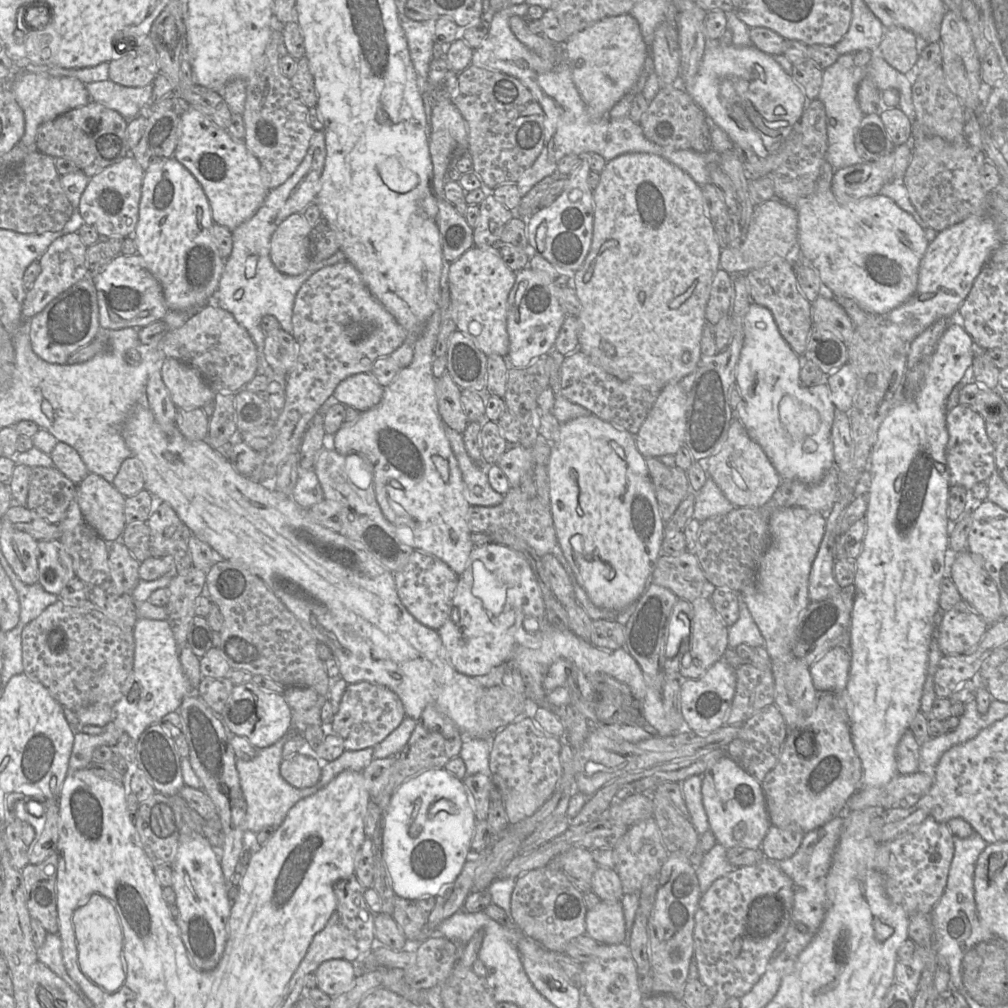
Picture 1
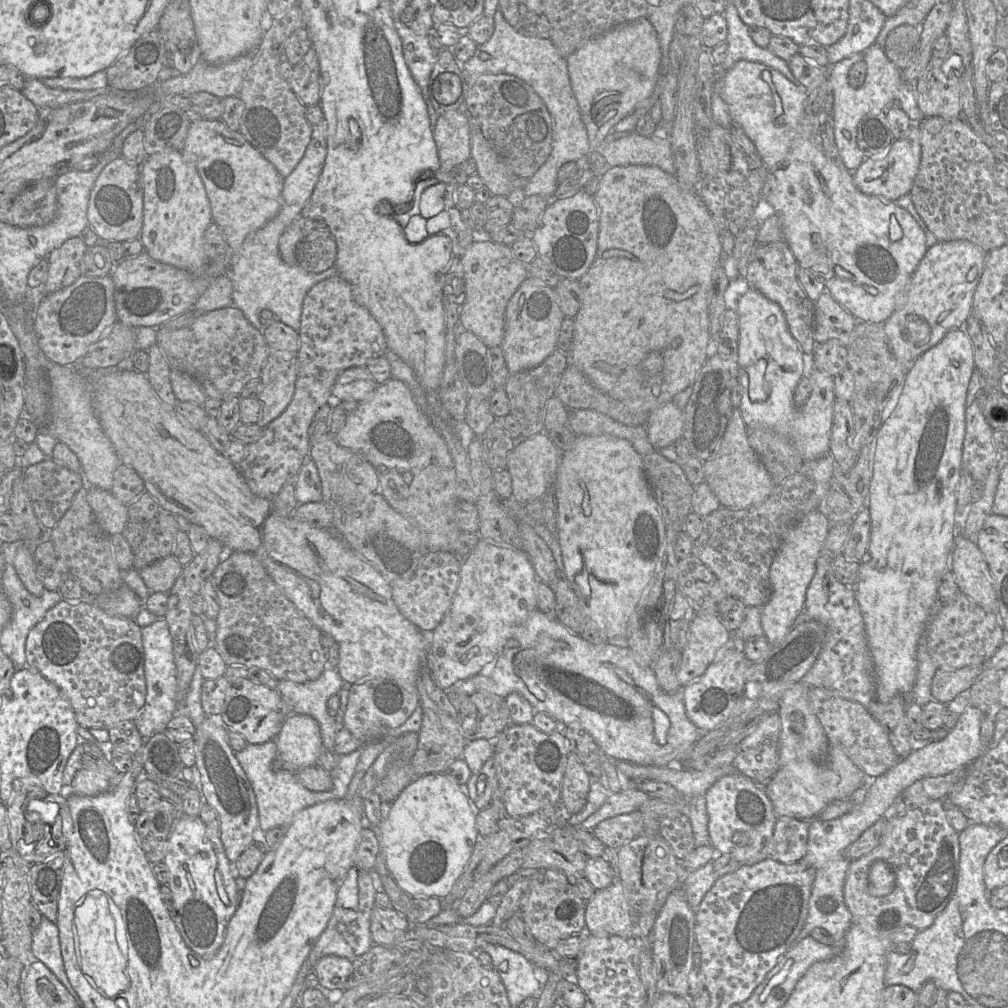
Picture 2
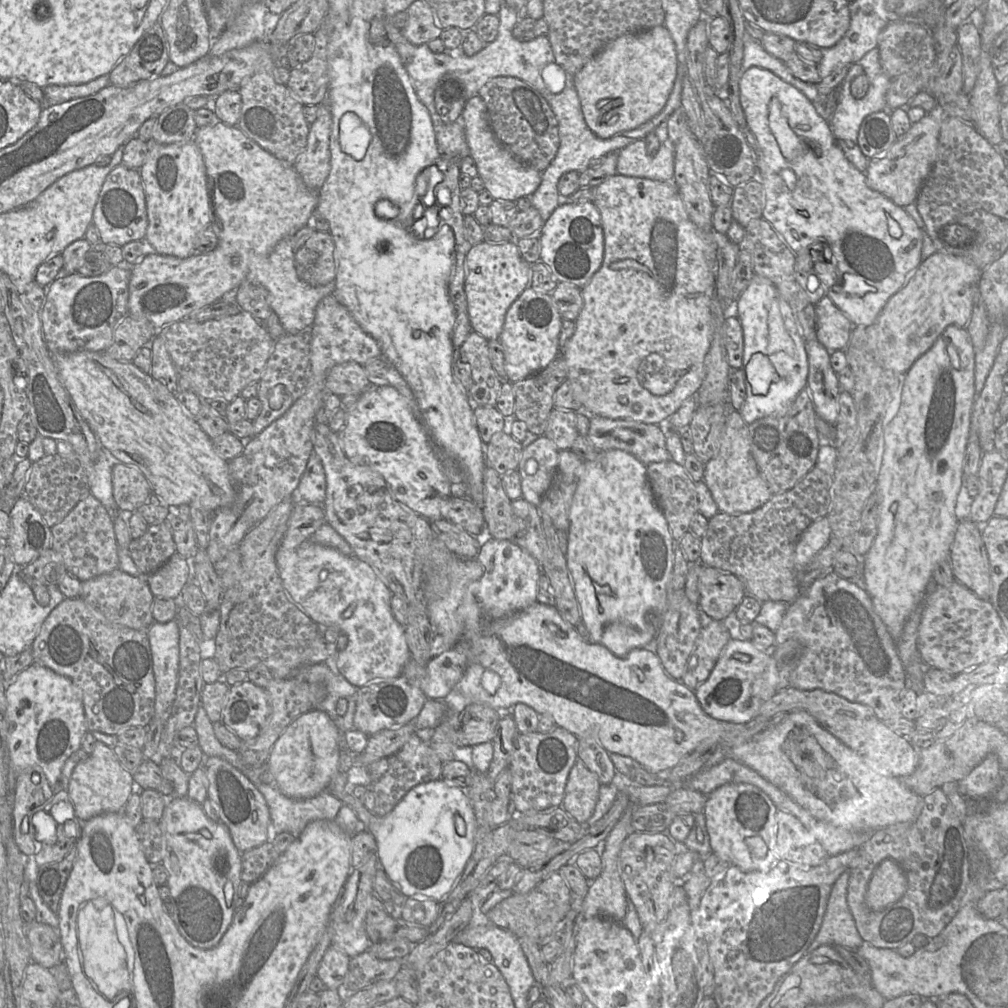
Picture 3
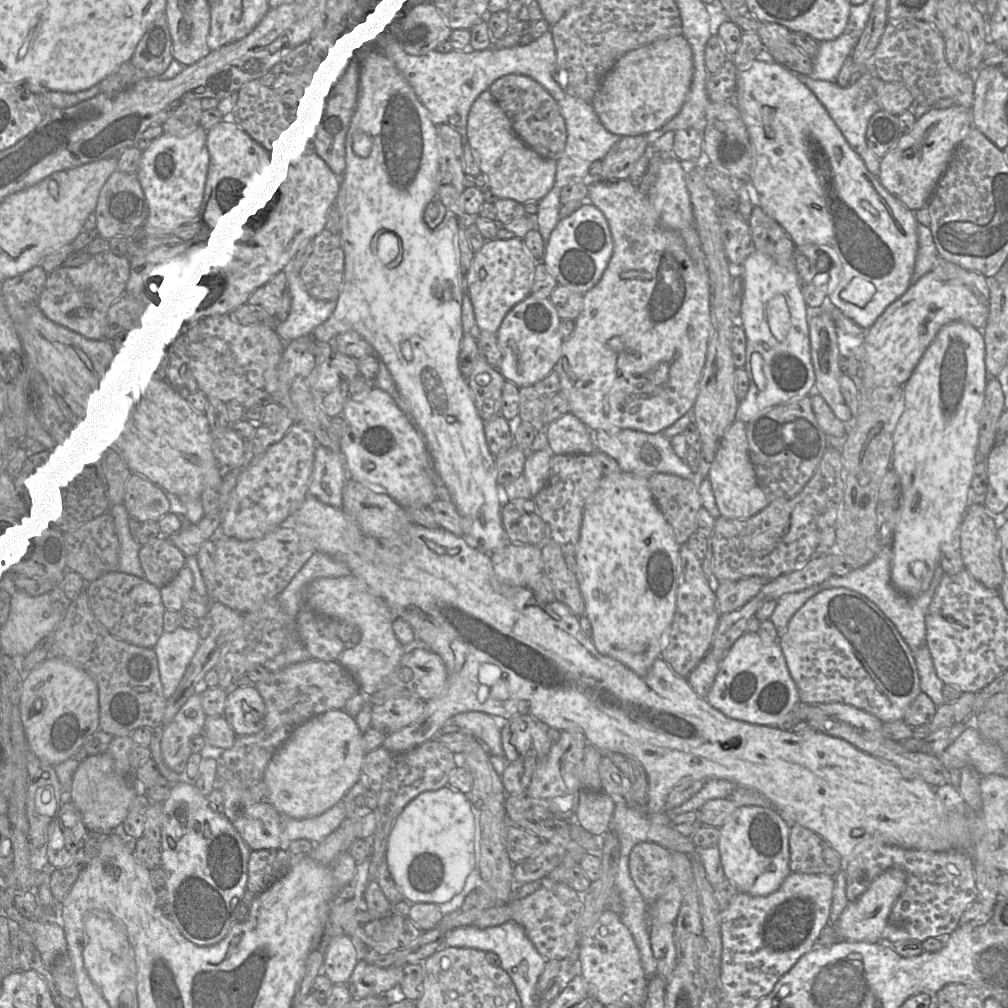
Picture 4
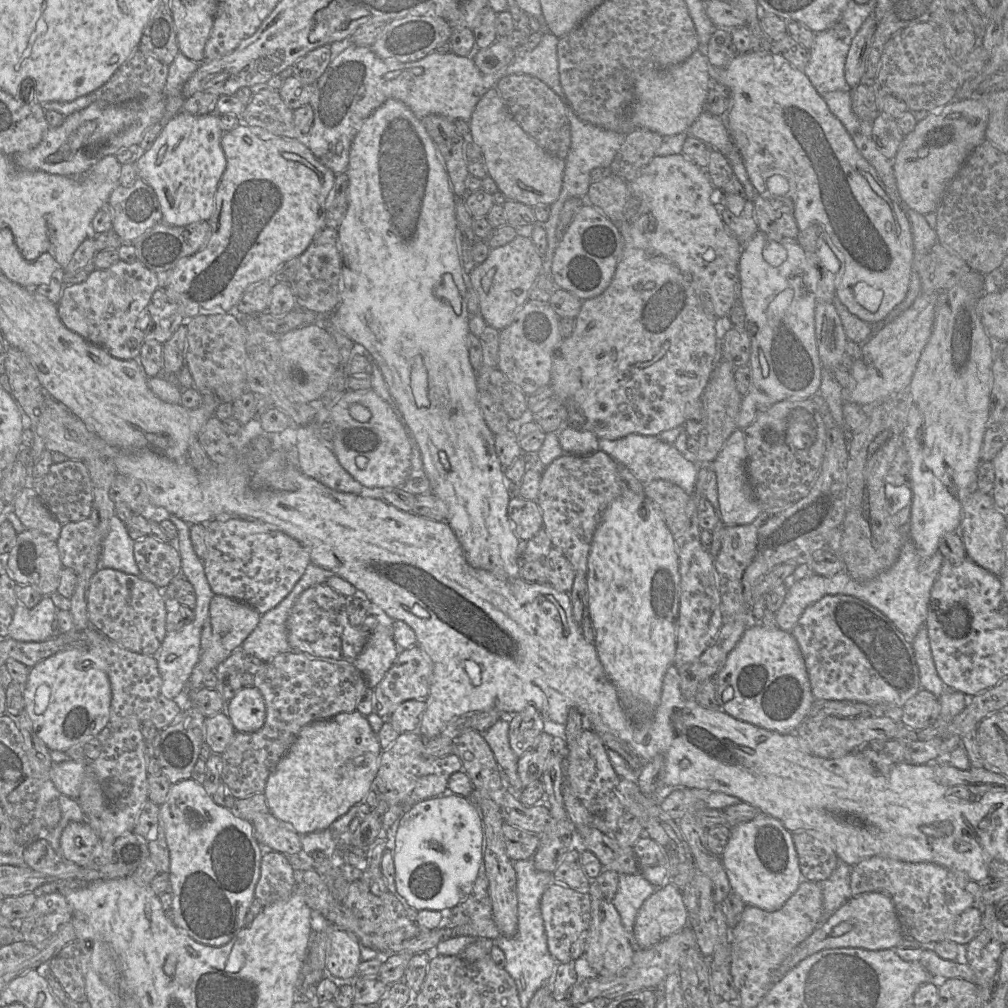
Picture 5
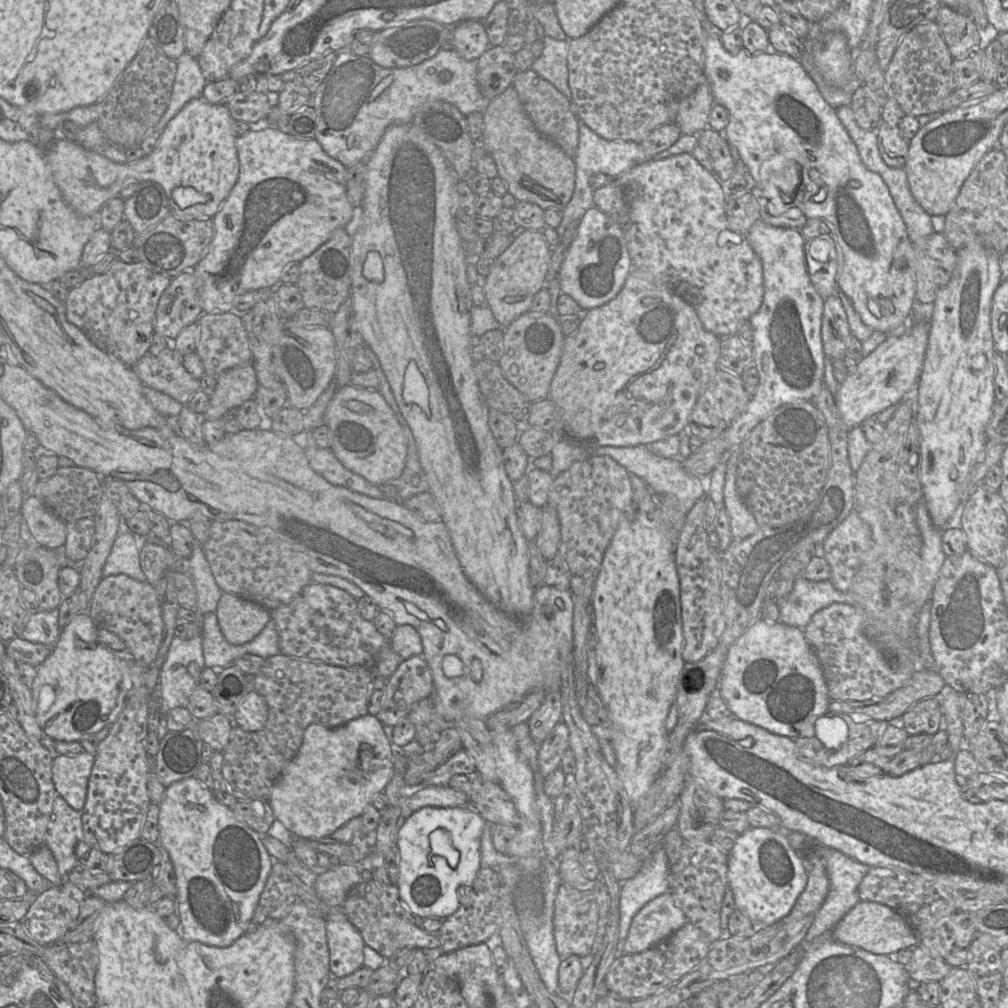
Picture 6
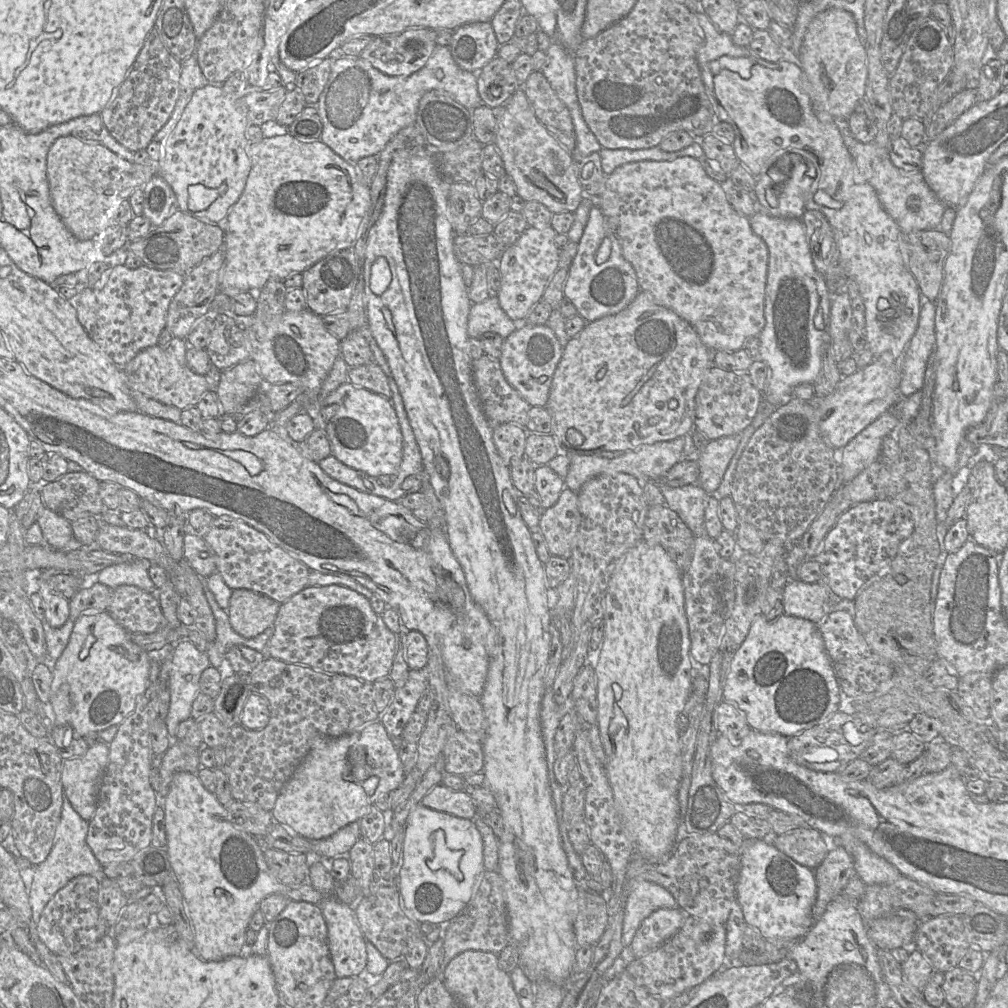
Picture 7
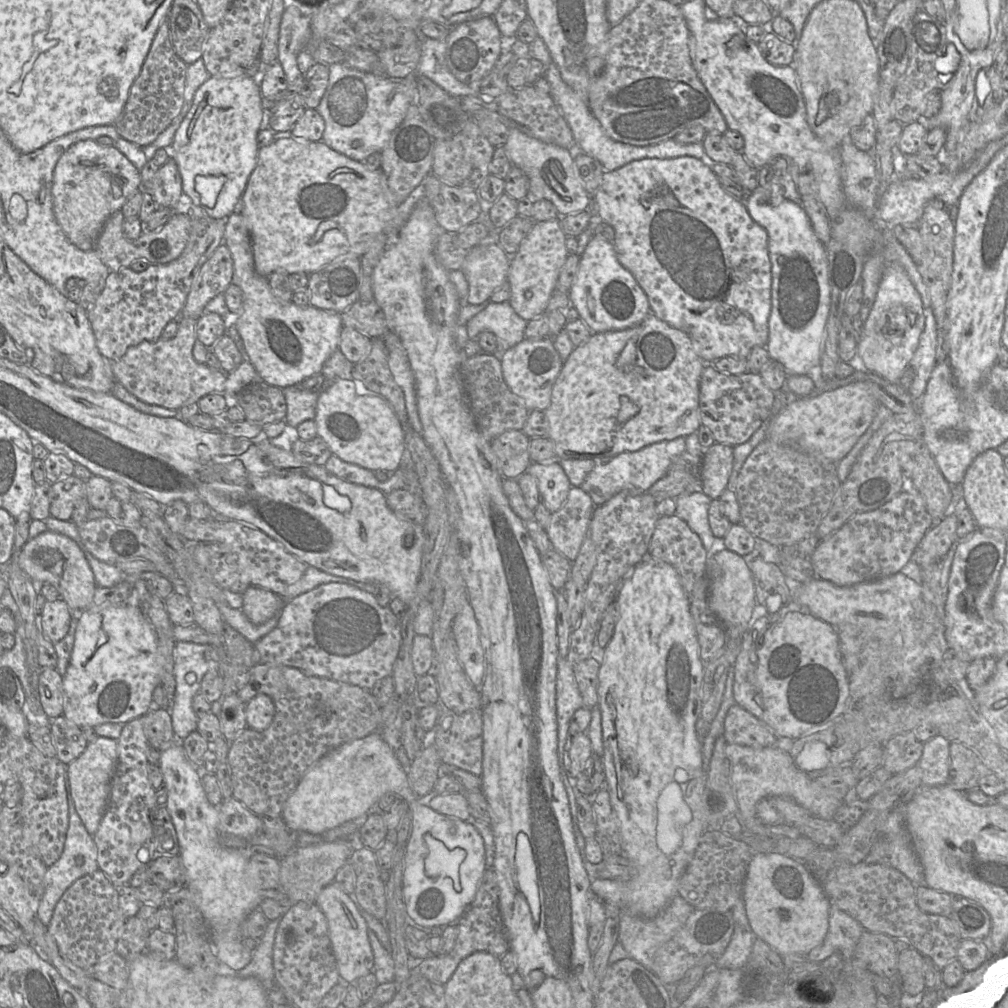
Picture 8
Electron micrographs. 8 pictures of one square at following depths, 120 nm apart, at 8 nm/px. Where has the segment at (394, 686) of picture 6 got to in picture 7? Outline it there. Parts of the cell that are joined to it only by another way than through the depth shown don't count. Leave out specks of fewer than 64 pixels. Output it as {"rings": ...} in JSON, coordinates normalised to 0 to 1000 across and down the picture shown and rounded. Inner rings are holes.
{"rings":[[[423,662],[407,664],[403,678],[392,685],[391,691],[376,715],[389,733],[396,733],[408,709],[413,705],[420,687],[425,682]]]}

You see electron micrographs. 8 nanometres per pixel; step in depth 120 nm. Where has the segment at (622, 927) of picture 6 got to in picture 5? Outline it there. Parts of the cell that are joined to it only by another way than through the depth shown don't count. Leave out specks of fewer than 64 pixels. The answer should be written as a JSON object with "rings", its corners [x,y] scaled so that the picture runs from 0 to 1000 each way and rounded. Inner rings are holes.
{"rings":[[[635,866],[614,868],[613,883],[607,896],[615,907],[621,929],[629,942],[634,942],[629,930],[633,905],[652,882]]]}

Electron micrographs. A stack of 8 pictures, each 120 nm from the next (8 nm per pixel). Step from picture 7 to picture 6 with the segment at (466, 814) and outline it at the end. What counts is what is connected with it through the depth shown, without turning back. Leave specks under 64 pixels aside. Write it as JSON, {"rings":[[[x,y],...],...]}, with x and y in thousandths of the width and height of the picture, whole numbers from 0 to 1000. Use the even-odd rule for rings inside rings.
{"rings":[[[426,780],[405,791],[397,798],[398,810],[404,813],[410,806],[423,800],[449,802],[465,799],[465,791],[445,780]]]}

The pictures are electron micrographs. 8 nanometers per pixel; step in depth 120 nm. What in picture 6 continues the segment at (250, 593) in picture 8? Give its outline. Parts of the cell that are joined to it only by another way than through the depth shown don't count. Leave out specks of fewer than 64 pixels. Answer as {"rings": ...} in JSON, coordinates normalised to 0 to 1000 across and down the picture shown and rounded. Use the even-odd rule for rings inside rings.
{"rings":[[[220,588],[213,608],[221,631],[233,641],[250,636],[269,614],[269,607],[260,600],[228,588]]]}

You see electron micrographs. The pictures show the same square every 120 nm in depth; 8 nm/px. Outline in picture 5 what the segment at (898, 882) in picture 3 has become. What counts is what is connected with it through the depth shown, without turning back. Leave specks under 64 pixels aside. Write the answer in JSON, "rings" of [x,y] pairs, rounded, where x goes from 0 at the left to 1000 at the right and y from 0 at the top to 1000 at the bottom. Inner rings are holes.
{"rings":[[[860,885],[839,894],[828,906],[815,915],[808,925],[767,964],[772,975],[780,966],[801,949],[825,940],[856,940],[861,942],[888,941],[897,932],[894,918],[884,891],[873,885]]]}

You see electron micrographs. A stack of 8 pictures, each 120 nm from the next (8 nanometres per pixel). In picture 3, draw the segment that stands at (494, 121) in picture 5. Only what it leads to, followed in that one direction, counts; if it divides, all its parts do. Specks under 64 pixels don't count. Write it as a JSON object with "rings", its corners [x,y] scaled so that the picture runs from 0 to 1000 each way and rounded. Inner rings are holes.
{"rings":[[[475,94],[463,99],[457,114],[457,121],[465,153],[473,164],[473,175],[479,179],[481,188],[490,197],[511,200],[517,195],[526,194],[533,188],[537,182],[538,172],[517,162],[494,140],[485,124],[482,104]]]}

